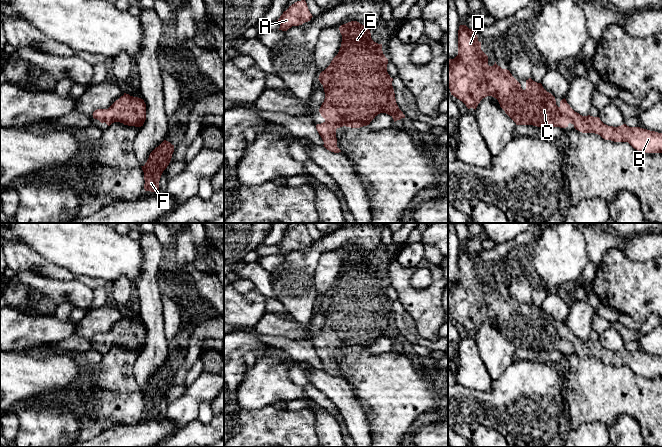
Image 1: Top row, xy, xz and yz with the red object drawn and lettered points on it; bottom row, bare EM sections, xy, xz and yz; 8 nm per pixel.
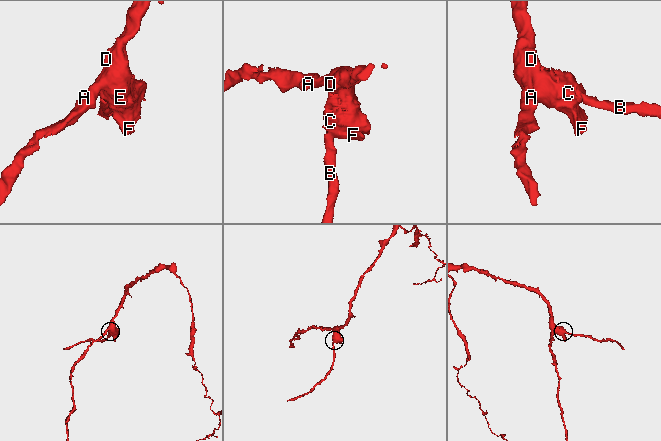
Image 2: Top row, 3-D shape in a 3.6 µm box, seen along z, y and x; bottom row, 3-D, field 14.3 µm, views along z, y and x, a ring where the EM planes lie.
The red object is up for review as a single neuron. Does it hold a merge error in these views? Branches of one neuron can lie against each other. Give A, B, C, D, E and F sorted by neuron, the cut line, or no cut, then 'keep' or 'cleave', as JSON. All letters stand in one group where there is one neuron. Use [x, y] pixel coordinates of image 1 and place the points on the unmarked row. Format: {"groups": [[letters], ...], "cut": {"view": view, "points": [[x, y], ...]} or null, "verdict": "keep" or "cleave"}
{"groups": [["A", "B", "C", "D", "E", "F"]], "cut": null, "verdict": "keep"}

